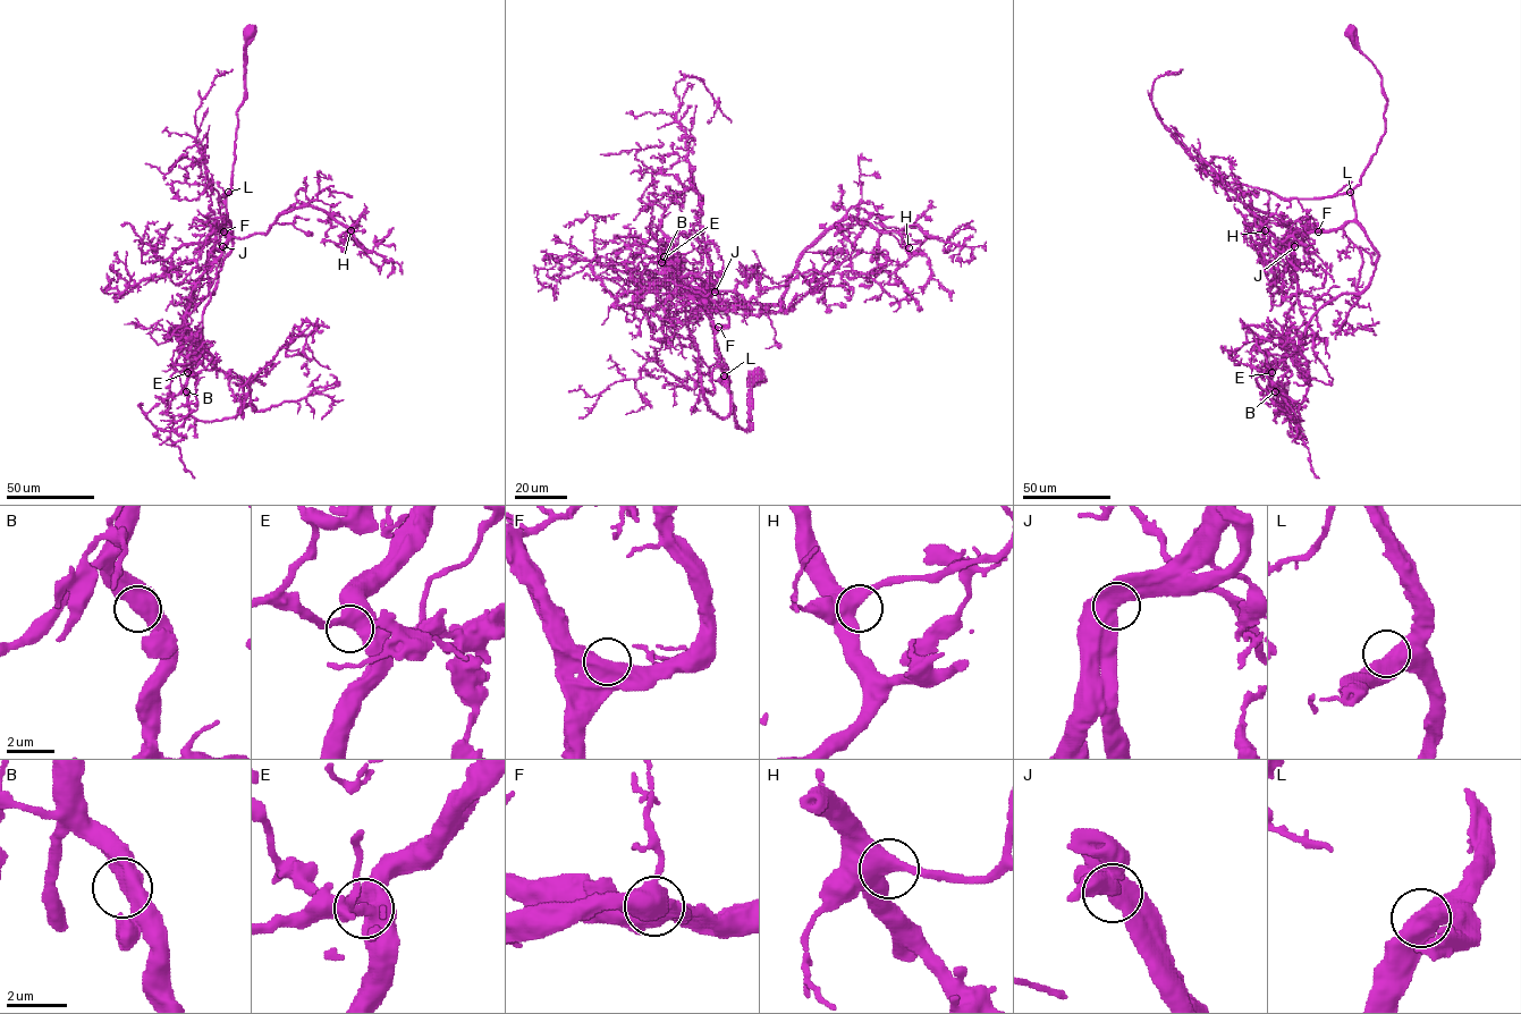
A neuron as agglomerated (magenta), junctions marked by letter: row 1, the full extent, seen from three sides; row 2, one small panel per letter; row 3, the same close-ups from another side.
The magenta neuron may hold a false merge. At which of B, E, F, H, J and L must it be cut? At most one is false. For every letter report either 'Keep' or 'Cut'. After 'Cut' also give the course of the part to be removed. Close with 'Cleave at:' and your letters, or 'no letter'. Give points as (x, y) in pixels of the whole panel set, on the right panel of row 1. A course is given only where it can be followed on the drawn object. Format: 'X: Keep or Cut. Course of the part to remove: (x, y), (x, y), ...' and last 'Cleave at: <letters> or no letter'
B: Keep
E: Keep
F: Keep
H: Keep
J: Cut. Course of the part to remove: (1294, 246), (1303, 243), (1303, 234), (1268, 213), (1245, 205), (1255, 218), (1250, 243), (1262, 255), (1275, 278)
L: Keep
Cleave at: J

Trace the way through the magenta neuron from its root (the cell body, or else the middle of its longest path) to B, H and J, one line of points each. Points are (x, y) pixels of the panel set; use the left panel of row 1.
B: (247, 34), (226, 200), (233, 248), (203, 313), (204, 353), (188, 370), (186, 391)
H: (247, 34), (222, 231), (230, 231), (229, 238), (265, 234), (280, 213), (306, 205), (324, 210), (351, 230)
J: (247, 34), (245, 92), (236, 112), (235, 161), (226, 200), (227, 221), (222, 230), (230, 231), (222, 246)

